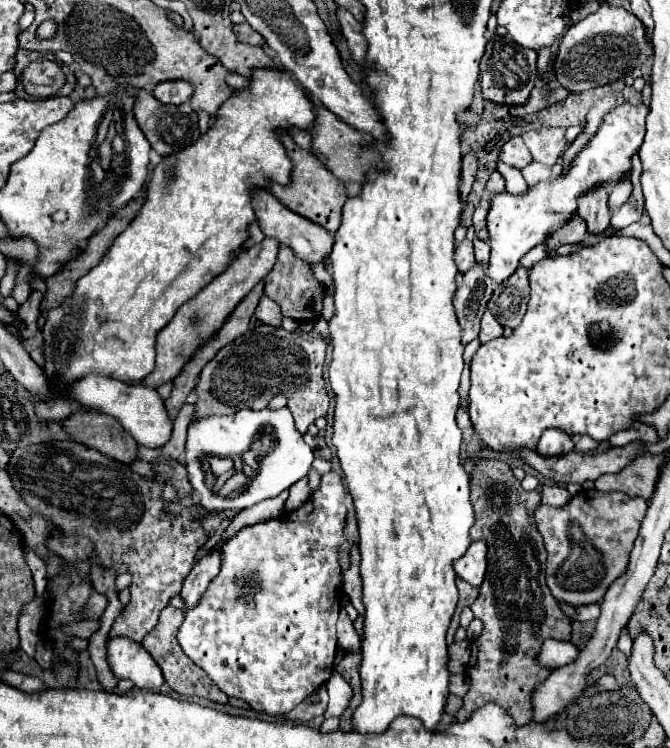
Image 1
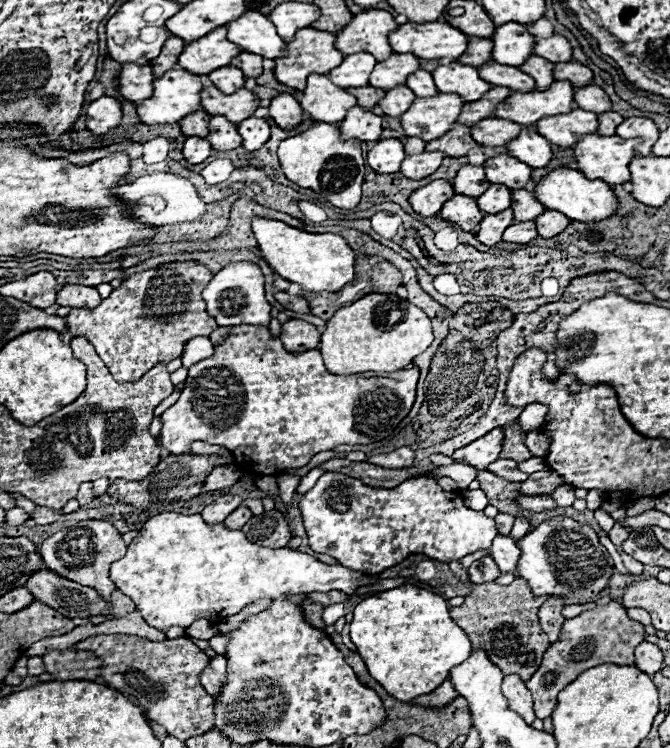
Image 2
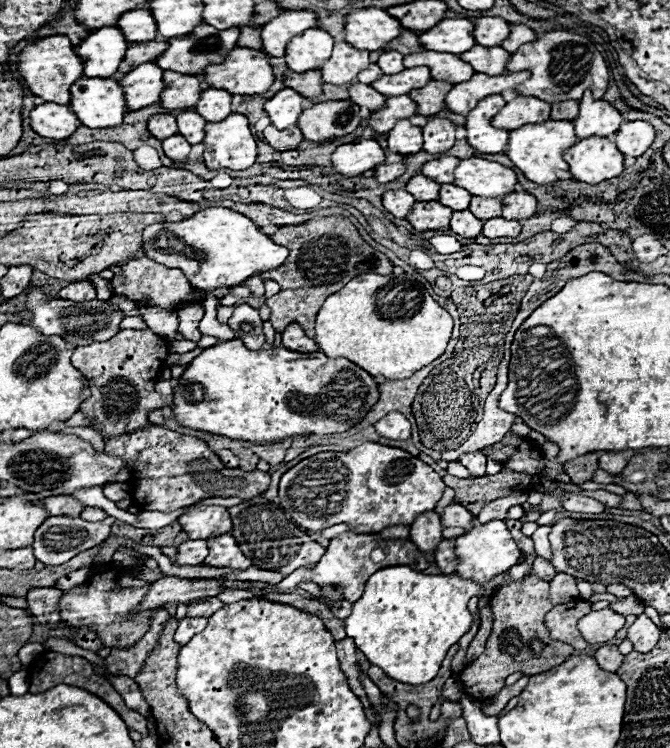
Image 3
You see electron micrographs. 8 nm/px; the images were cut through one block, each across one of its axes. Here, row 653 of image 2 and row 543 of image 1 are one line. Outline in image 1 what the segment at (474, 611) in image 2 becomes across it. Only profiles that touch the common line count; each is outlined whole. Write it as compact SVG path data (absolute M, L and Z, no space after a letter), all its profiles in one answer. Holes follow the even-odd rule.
M478 460L472 472L470 480L470 500L476 512L476 524L472 526L470 538L472 540L482 540L488 544L488 570L486 578L480 586L480 596L476 602L470 606L474 616L484 622L484 632L474 640L474 646L478 652L472 652L470 658L470 692L464 696L464 706L458 710L456 718L460 722L468 720L476 708L486 706L488 702L494 702L506 710L508 716L514 718L516 726L524 726L532 720L532 706L530 706L530 696L532 690L538 682L546 680L554 668L542 666L538 662L540 648L544 640L554 638L554 640L570 640L572 638L572 622L560 612L550 588L546 586L546 548L544 540L536 528L534 522L534 512L540 506L540 492L532 490L526 492L522 490L520 482L514 478L512 470L508 464L500 460Z

